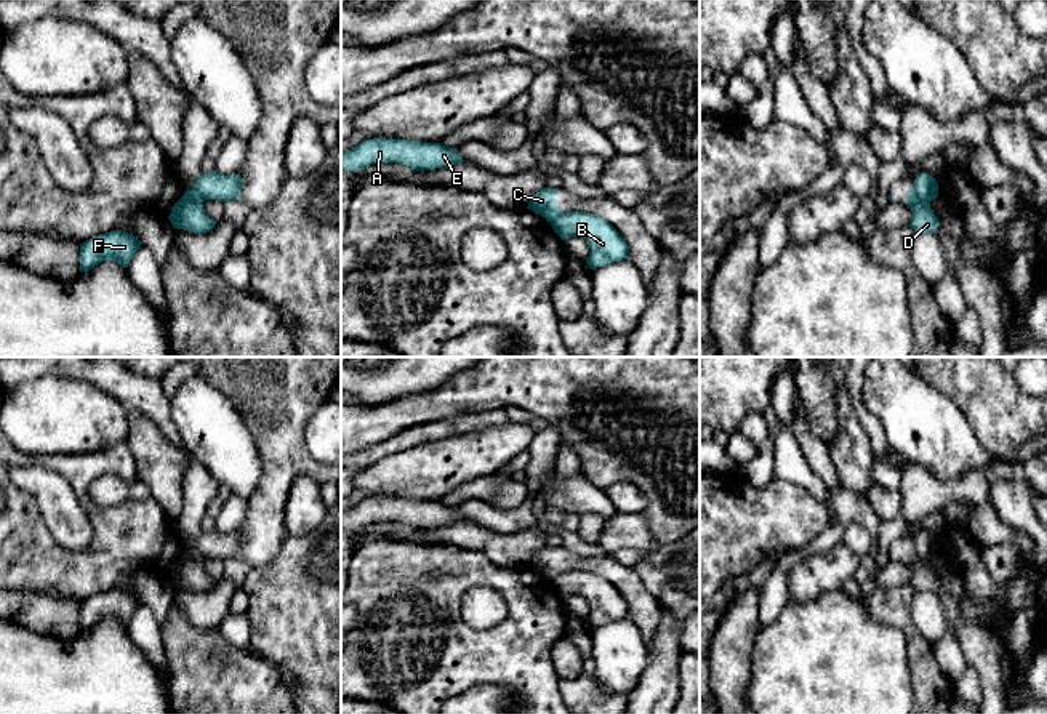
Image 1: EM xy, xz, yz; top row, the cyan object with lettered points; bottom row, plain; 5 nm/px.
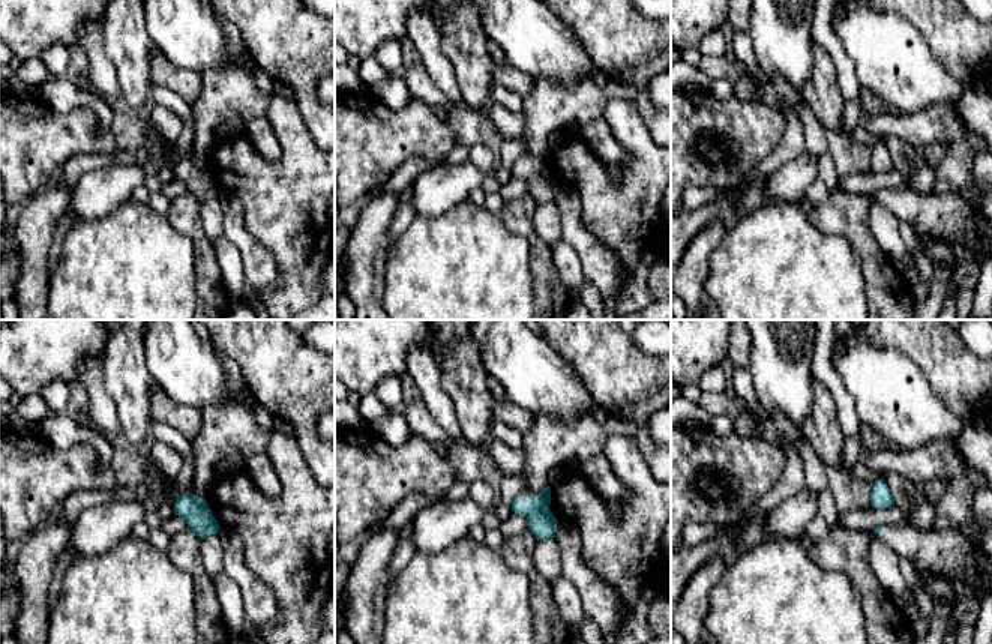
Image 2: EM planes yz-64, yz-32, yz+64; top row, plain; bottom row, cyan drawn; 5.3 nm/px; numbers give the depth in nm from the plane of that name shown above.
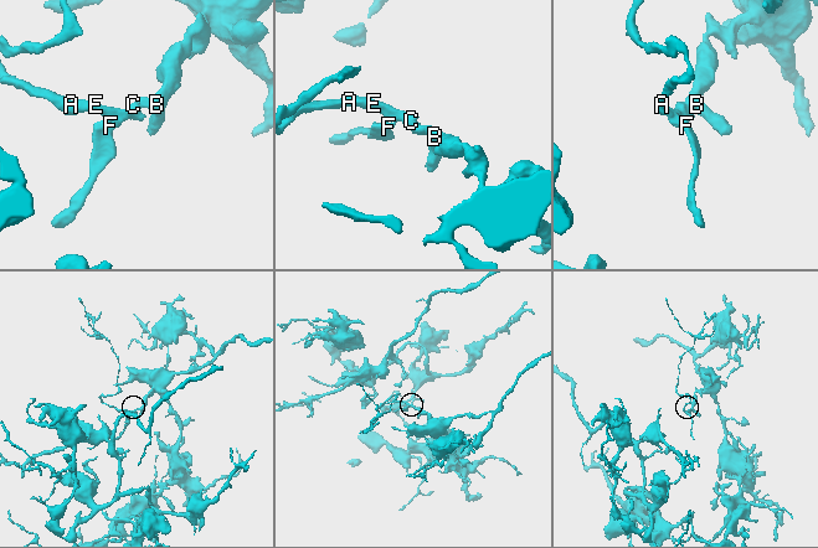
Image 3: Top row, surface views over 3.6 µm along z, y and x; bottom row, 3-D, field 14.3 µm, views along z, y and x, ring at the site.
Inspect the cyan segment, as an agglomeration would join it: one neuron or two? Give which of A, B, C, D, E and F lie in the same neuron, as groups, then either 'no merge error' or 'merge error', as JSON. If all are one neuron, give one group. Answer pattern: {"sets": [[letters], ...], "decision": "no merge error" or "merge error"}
{"sets": [["A", "C", "D", "E", "F"], ["B"]], "decision": "merge error"}

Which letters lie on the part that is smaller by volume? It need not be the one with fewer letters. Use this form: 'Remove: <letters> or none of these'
Remove: A, C, D, E, F

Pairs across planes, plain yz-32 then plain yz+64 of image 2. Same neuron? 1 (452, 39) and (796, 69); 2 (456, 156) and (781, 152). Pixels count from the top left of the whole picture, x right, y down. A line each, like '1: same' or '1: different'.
1: different
2: same

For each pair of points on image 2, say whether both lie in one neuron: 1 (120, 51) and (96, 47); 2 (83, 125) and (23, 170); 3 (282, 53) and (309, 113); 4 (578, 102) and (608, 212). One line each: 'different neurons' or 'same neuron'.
1: different neurons
2: same neuron
3: same neuron
4: different neurons

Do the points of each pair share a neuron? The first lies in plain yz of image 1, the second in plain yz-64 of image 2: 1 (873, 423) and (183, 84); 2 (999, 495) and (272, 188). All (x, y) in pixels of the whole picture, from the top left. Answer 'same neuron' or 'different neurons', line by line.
1: different neurons
2: same neuron

